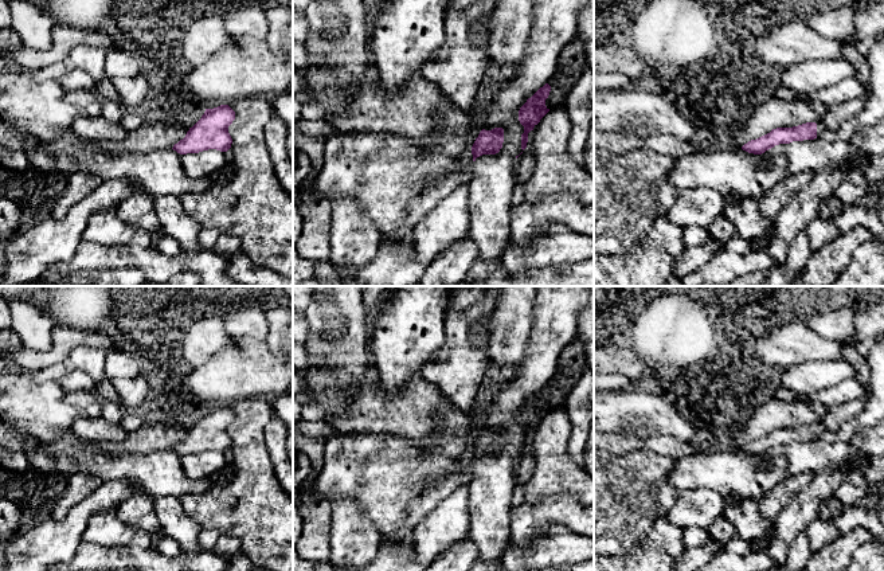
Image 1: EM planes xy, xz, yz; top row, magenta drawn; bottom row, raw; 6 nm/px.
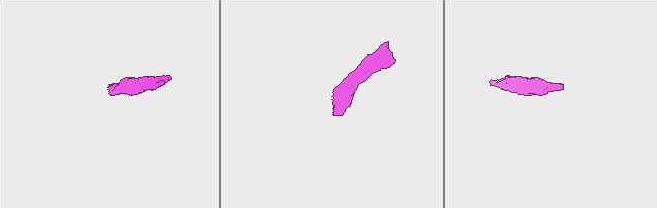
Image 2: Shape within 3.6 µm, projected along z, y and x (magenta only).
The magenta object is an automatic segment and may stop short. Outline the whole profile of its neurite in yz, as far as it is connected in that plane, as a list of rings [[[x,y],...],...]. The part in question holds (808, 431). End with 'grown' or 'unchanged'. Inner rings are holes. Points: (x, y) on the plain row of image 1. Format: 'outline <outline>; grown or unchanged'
outline [[[822,422],[806,423],[793,429],[777,429],[756,441],[748,442],[742,450],[748,454],[762,455],[779,445],[818,439],[825,430]]]; grown

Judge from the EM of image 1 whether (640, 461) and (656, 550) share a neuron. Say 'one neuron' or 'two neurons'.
one neuron

